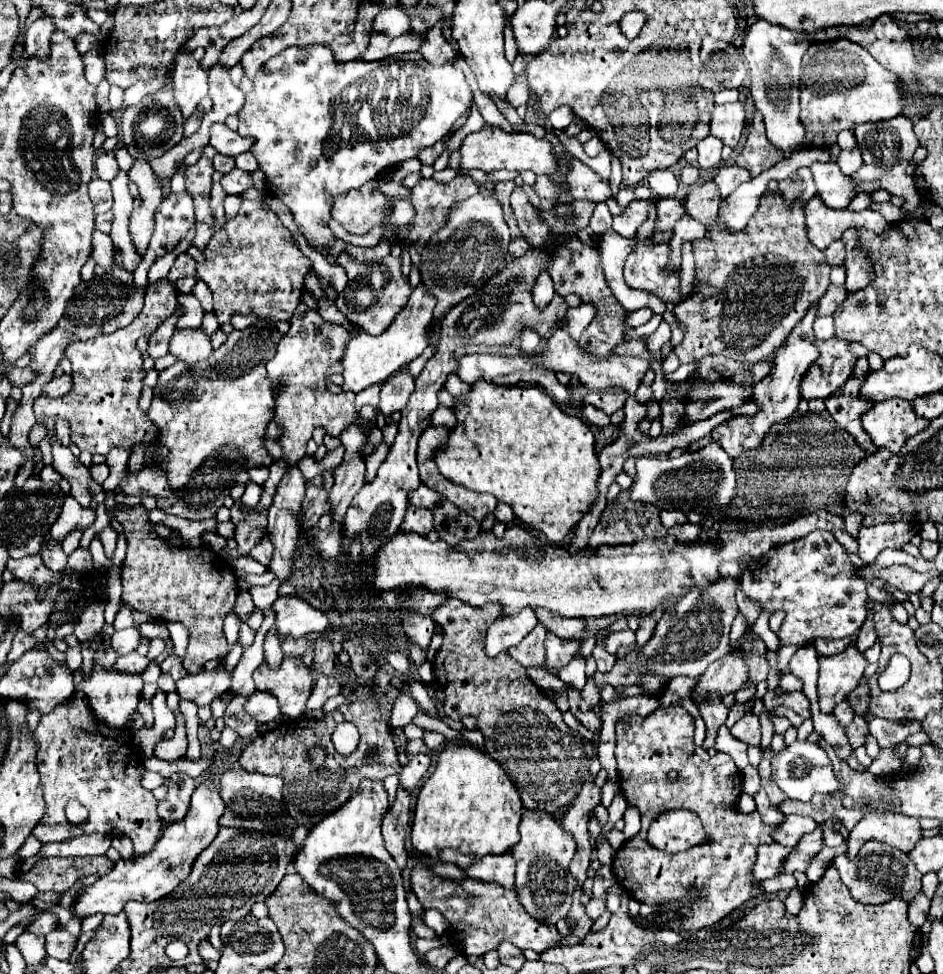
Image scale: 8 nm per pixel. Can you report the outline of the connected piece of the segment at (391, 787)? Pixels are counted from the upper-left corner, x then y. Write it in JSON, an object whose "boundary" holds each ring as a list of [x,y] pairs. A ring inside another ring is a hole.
{"boundary":[[[391,775],[383,783],[385,783],[385,789],[389,793],[389,807],[387,807],[387,813],[389,813],[391,807],[393,807],[393,803],[395,803],[395,791],[397,791],[397,785],[399,785],[399,775]]]}

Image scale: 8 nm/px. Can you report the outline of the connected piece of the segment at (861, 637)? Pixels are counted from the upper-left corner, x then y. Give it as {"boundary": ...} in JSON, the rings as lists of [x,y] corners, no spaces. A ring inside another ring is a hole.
{"boundary":[[[867,617],[865,625],[859,629],[859,635],[857,635],[855,647],[857,647],[857,651],[865,653],[869,647],[873,647],[875,641],[877,641],[877,637],[875,637],[875,629],[873,629],[873,621],[871,621],[871,617]]]}

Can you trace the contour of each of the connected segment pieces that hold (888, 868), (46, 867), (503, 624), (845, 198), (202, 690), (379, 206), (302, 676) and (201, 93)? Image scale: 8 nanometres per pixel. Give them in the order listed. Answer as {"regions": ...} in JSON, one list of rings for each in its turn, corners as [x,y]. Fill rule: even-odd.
{"regions":[[[[865,843],[863,849],[855,855],[855,859],[849,859],[847,855],[839,855],[833,859],[833,867],[839,871],[841,881],[847,885],[847,889],[851,891],[851,897],[859,903],[885,903],[891,897],[903,897],[907,903],[913,901],[913,897],[921,891],[921,873],[917,873],[913,861],[907,859],[907,853],[901,853],[889,845],[881,845],[881,843]]],[[[107,855],[97,857],[47,857],[33,865],[29,873],[19,877],[33,883],[39,891],[63,893],[83,875],[103,877],[113,869],[113,861]],[[37,865],[41,865],[41,877],[37,877]]],[[[523,609],[519,615],[513,617],[497,617],[487,629],[485,653],[489,657],[497,657],[499,653],[517,645],[535,625],[537,617],[535,613],[529,613],[529,609]]],[[[835,161],[813,163],[811,173],[817,185],[817,197],[831,209],[845,209],[849,201],[855,197],[855,183],[851,177],[843,175]]],[[[221,665],[217,671],[211,671],[211,673],[187,675],[179,679],[175,685],[177,685],[177,695],[181,699],[201,707],[201,705],[209,705],[217,695],[227,691],[231,685],[231,677]]],[[[369,181],[365,187],[361,189],[353,189],[347,193],[347,197],[339,197],[337,203],[333,205],[333,219],[339,219],[339,223],[349,231],[349,233],[357,233],[363,235],[367,233],[371,227],[381,225],[385,219],[385,195],[375,189],[375,181]]],[[[283,657],[283,663],[279,665],[277,671],[271,671],[265,663],[253,673],[253,681],[257,685],[257,689],[261,691],[269,691],[277,697],[279,705],[281,705],[281,713],[289,715],[291,719],[297,719],[303,711],[305,711],[305,703],[307,697],[313,691],[313,677],[309,677],[309,667],[305,667],[301,663],[301,657]]],[[[177,55],[173,71],[173,95],[183,113],[189,119],[199,101],[207,95],[207,71],[193,55]]]]}

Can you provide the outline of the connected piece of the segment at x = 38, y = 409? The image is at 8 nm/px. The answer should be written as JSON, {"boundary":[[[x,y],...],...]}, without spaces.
{"boundary":[[[151,283],[145,293],[145,305],[131,325],[117,329],[111,335],[99,335],[87,341],[71,343],[69,349],[65,349],[65,355],[73,361],[73,389],[59,399],[41,395],[33,405],[39,423],[43,423],[45,417],[67,419],[71,423],[71,441],[81,451],[89,453],[107,455],[111,447],[125,447],[129,451],[137,443],[153,443],[157,429],[145,417],[145,413],[139,411],[139,387],[145,371],[135,343],[139,337],[151,335],[167,317],[173,315],[177,307],[175,297],[177,291],[171,283]]]}

